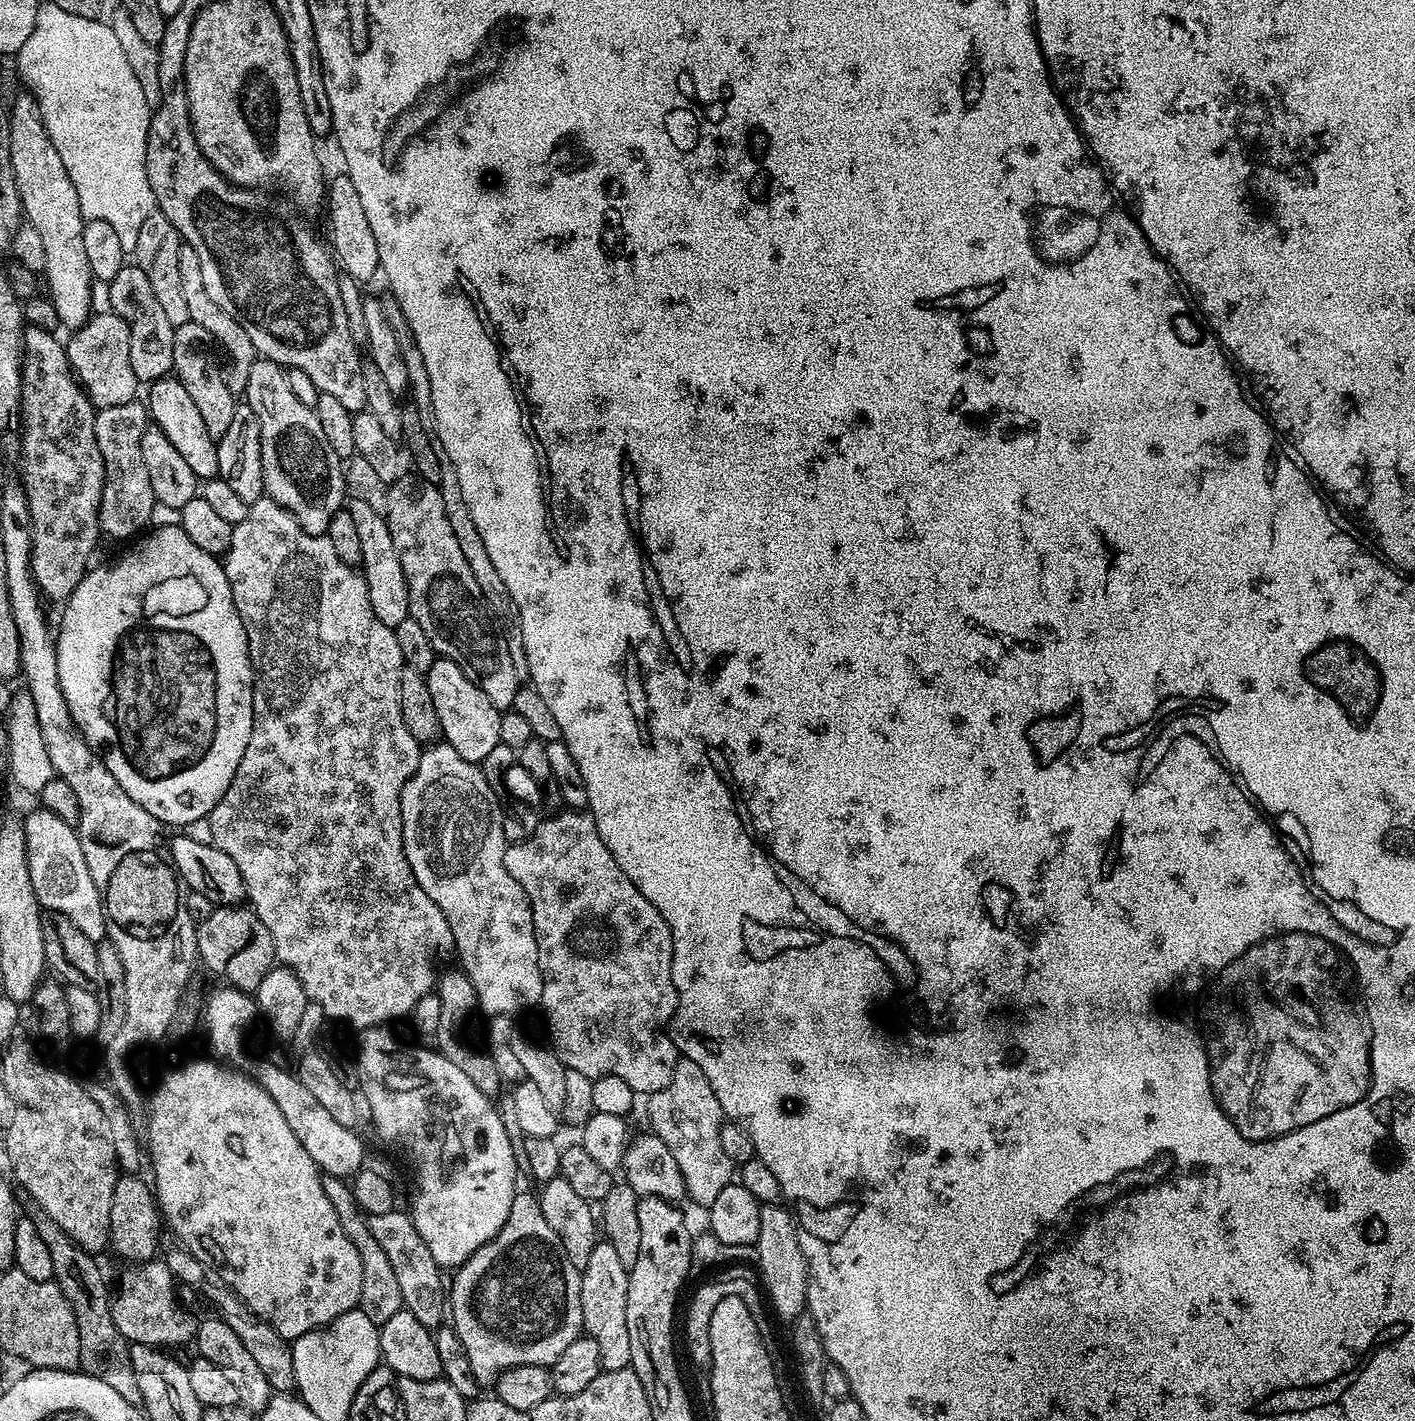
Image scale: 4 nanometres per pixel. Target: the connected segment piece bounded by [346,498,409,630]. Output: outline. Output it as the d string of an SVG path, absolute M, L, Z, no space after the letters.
M358 498L347 501L346 510L354 518L354 527L358 529L362 541L362 575L366 582L366 594L370 598L370 610L382 626L395 630L398 622L409 619L408 587L406 574L402 574L402 562L398 562L398 550L394 550L394 538L390 538L390 526L385 513L372 509L367 502Z

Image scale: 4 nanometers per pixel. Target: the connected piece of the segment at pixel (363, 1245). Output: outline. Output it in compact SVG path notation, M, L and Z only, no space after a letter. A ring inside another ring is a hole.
M324 1176L322 1190L326 1190L326 1198L330 1198L330 1206L334 1206L334 1214L338 1214L338 1222L354 1242L354 1250L358 1250L358 1258L362 1258L362 1294L360 1295L359 1311L370 1318L378 1326L390 1322L394 1314L398 1314L404 1308L402 1289L398 1286L398 1277L394 1275L394 1269L390 1267L390 1258L386 1258L382 1246L378 1246L378 1238L370 1234L368 1216L358 1206L358 1202L352 1193L352 1185L347 1179L338 1176Z

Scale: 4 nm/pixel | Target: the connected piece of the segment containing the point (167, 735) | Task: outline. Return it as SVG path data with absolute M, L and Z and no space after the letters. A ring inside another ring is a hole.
M179 524L153 527L136 542L121 560L116 560L105 568L93 567L85 572L82 582L78 582L74 594L70 594L63 605L64 617L60 620L60 632L58 628L58 635L55 637L58 678L62 694L66 698L66 706L76 724L76 731L104 761L106 770L114 774L118 786L122 786L122 790L130 794L130 798L134 798L134 802L138 802L138 806L142 806L142 810L149 812L161 825L183 826L195 820L203 820L211 814L222 794L226 794L234 778L234 770L238 770L238 762L242 762L242 754L246 754L246 742L250 742L252 729L254 669L252 659L248 656L246 630L234 606L223 563L217 557L206 554L206 550L194 546L194 542L190 542L190 534L186 534L186 530Z

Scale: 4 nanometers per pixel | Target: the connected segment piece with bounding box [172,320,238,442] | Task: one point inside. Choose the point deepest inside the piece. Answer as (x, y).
(209, 390)

